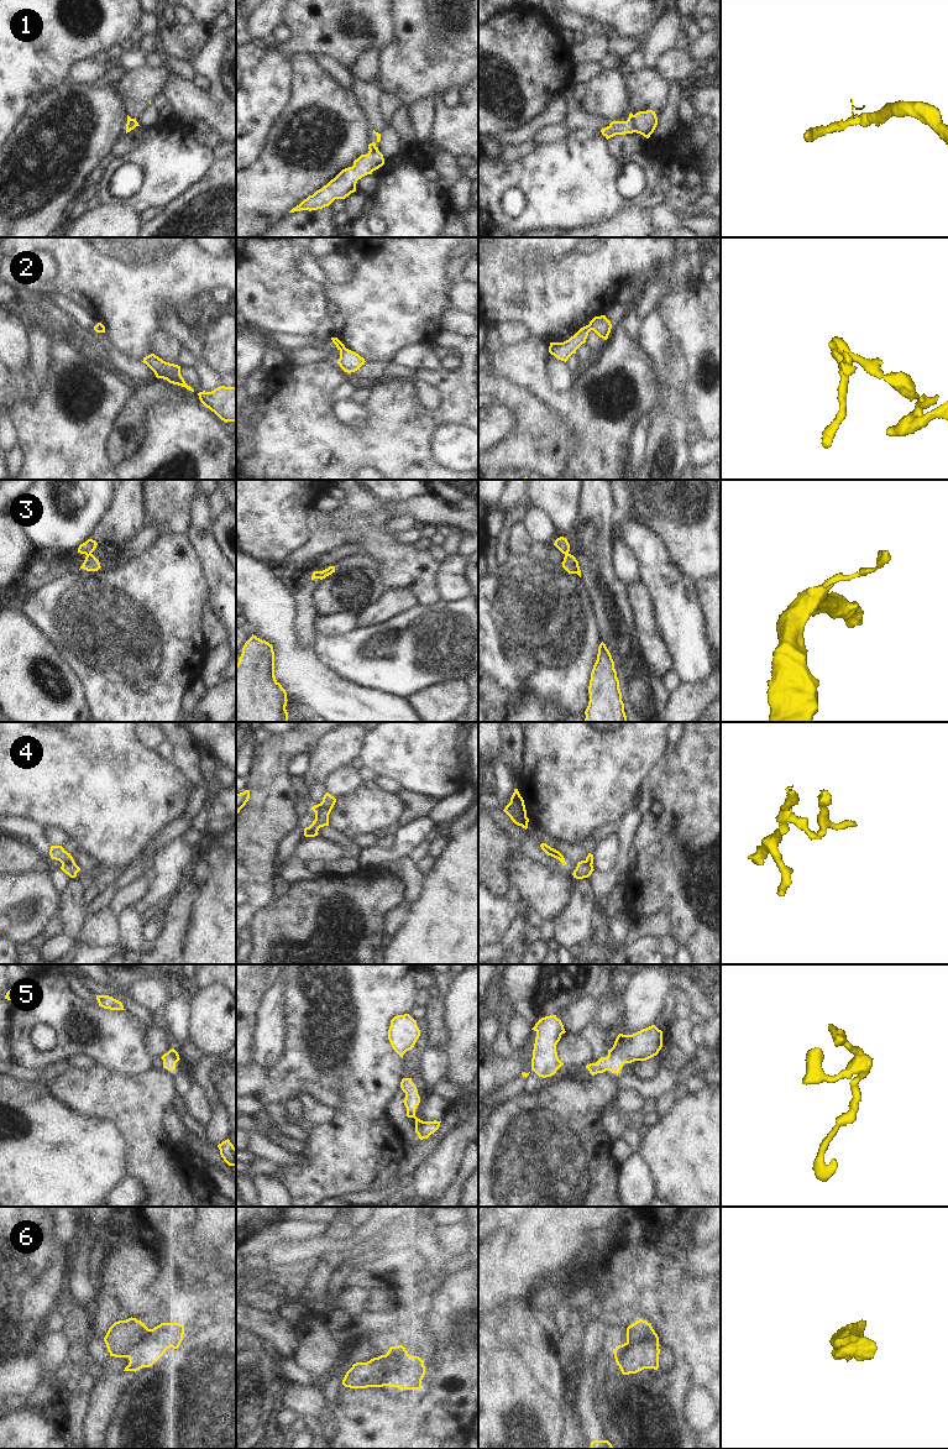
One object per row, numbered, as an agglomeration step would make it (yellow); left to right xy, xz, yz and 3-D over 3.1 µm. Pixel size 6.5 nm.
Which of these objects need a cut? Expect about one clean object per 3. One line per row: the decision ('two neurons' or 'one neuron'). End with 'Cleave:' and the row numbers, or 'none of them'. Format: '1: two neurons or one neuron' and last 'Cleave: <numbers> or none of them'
1: two neurons
2: two neurons
3: two neurons
4: two neurons
5: one neuron
6: two neurons
Cleave: 1, 2, 3, 4, 6

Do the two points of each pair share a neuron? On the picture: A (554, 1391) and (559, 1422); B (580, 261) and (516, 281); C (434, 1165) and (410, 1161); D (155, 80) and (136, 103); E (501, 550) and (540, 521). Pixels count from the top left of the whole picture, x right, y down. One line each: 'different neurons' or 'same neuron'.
A: different neurons
B: same neuron
C: different neurons
D: same neuron
E: different neurons

